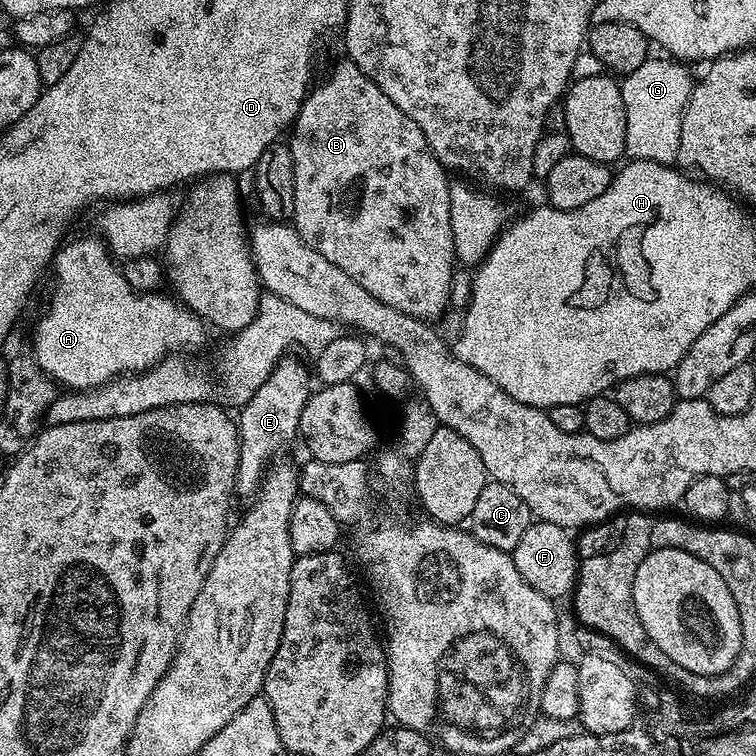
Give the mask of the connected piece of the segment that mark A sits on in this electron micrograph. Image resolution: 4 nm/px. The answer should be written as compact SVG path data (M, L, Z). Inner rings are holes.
M93 234L67 244L52 257L50 276L52 272L56 285L52 288L48 309L36 324L30 349L36 365L61 389L102 387L116 377L145 372L165 356L177 350L196 348L203 342L205 321L171 295L163 296L163 291L142 292L130 287L123 271L112 265L114 258L99 235Z

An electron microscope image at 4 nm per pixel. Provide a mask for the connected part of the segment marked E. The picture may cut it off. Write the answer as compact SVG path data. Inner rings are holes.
M287 354L280 357L273 367L273 372L266 378L262 386L258 387L257 393L243 408L238 412L238 427L240 430L240 457L238 458L238 470L236 471L235 495L255 497L256 491L260 488L260 483L264 481L264 474L268 471L270 465L277 459L276 456L292 439L296 440L300 431L300 419L302 418L303 408L307 404L310 395L308 388L308 376L310 380L310 368L304 364L299 364L293 357L295 355Z

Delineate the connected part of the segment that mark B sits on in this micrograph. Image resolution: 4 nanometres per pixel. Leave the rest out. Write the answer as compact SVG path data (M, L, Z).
M341 58L332 68L332 73L309 91L304 97L304 104L300 107L300 112L296 115L296 122L290 129L290 137L287 146L294 158L294 214L292 220L298 235L326 262L334 262L358 286L363 286L365 290L370 290L378 302L386 302L386 306L394 306L394 310L402 310L402 314L410 314L414 318L425 322L436 322L436 319L450 308L451 284L454 273L454 242L452 241L452 227L450 226L450 176L449 173L440 165L438 158L428 148L426 134L418 130L418 122L414 118L406 118L382 90L358 66L353 60Z

